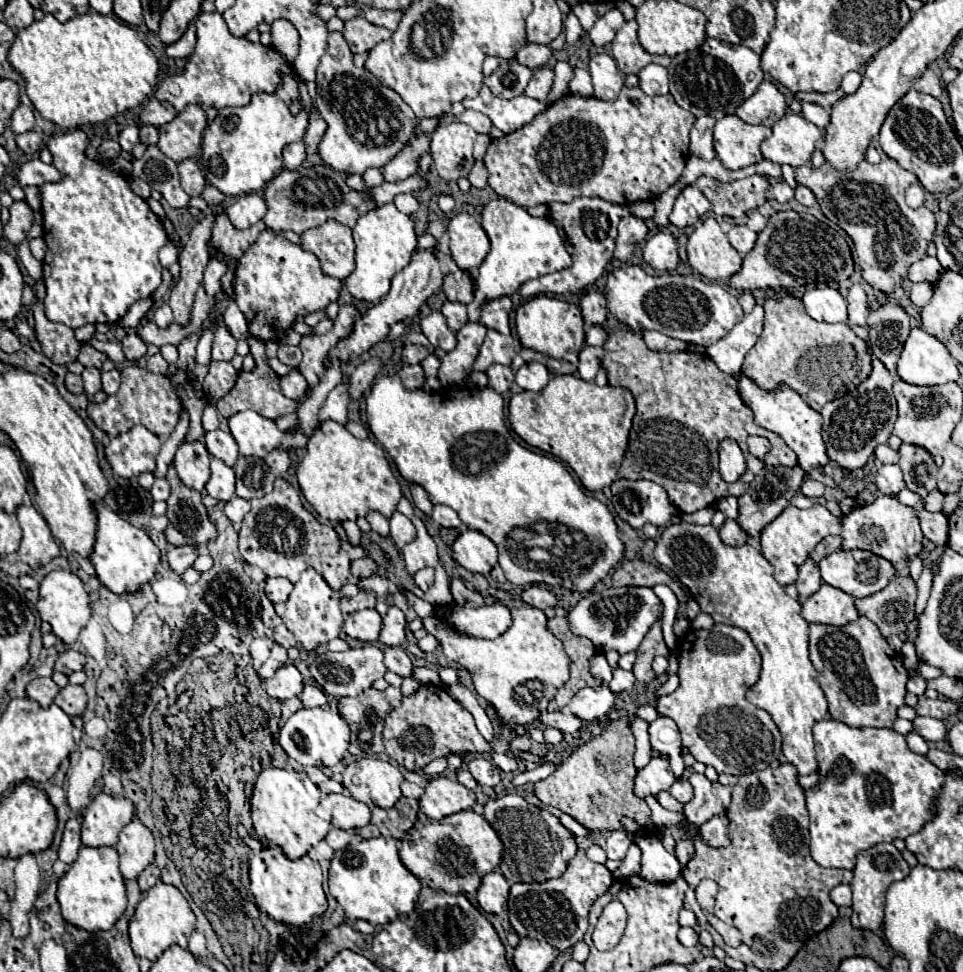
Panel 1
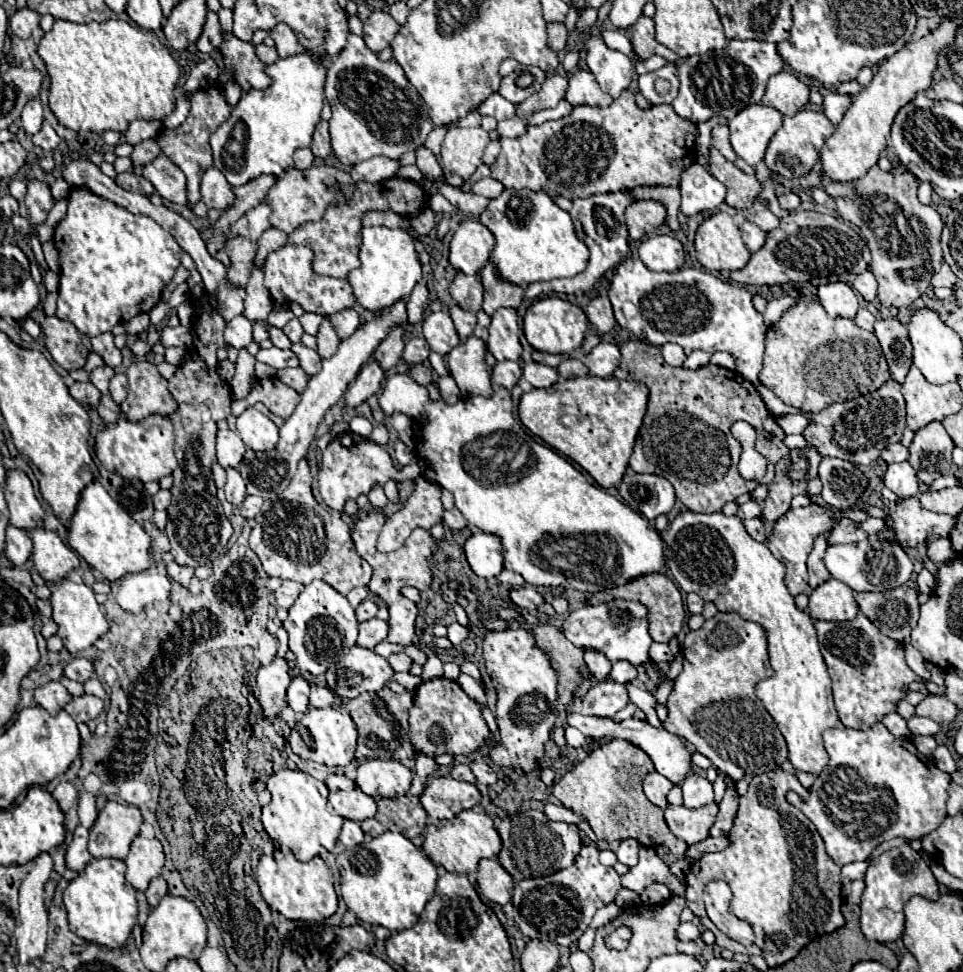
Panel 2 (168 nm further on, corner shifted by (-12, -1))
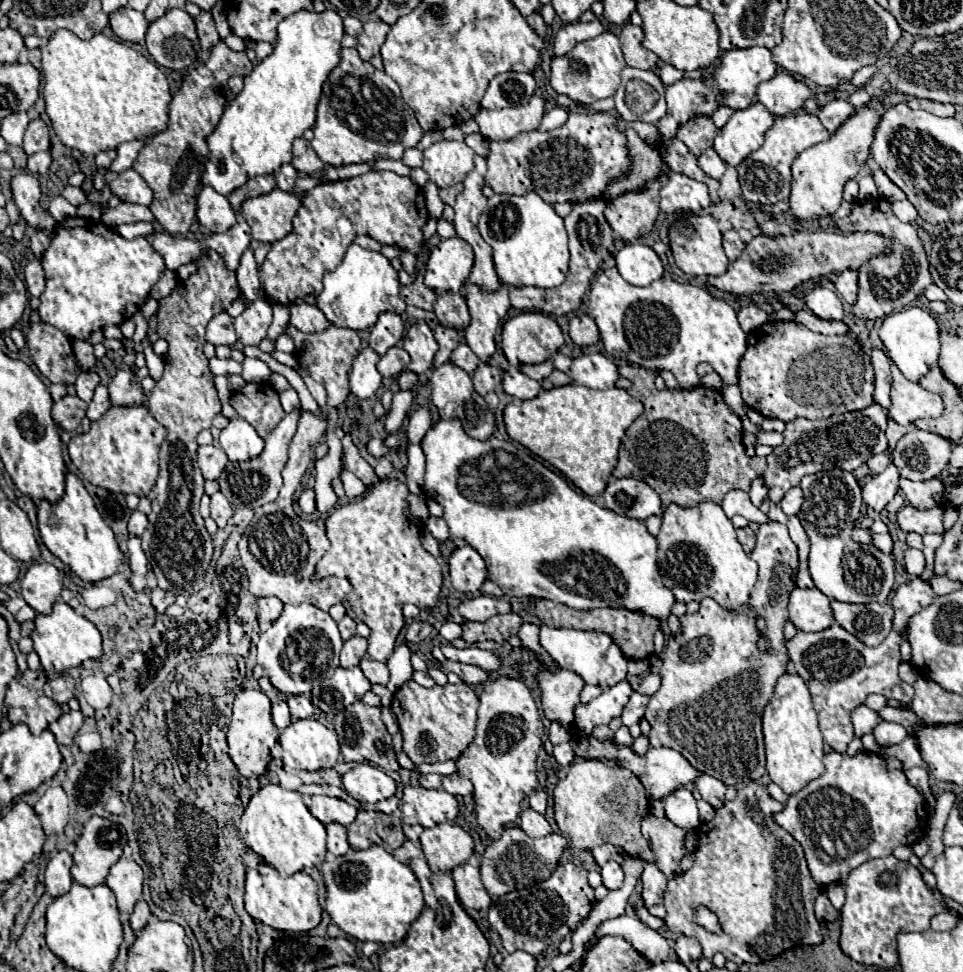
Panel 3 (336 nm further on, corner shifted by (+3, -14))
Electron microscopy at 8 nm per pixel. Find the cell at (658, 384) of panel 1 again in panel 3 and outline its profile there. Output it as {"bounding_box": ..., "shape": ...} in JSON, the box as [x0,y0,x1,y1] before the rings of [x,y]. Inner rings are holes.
{"bounding_box":[612,366,766,508],"shape":[[[620,366],[620,374],[628,380],[632,380],[632,388],[628,390],[634,398],[638,398],[644,404],[644,412],[632,422],[632,426],[626,430],[626,440],[620,444],[618,452],[618,464],[612,470],[612,476],[616,478],[628,478],[634,476],[638,480],[644,480],[648,486],[656,490],[656,494],[662,498],[664,506],[678,504],[684,508],[696,506],[704,500],[712,500],[720,504],[724,500],[724,494],[740,488],[748,492],[750,482],[760,476],[766,468],[766,460],[760,456],[748,458],[744,454],[742,444],[742,422],[736,414],[732,414],[718,390],[710,390],[704,386],[692,388],[692,390],[656,390],[654,378],[656,374],[652,370],[646,370],[642,366]]]}

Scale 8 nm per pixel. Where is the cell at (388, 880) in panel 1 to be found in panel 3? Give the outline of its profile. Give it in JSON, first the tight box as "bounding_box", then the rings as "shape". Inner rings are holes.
{"bounding_box":[320,846,424,944],"shape":[[[380,846],[348,850],[348,854],[338,856],[334,862],[324,862],[320,872],[326,882],[326,912],[334,924],[356,940],[380,944],[402,942],[410,924],[424,908],[414,872]]]}

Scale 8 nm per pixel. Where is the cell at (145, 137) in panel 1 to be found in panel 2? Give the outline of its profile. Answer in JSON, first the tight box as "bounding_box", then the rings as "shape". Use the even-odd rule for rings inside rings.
{"bounding_box":[131,139,161,165],"shape":[[[147,139],[147,141],[139,143],[139,145],[135,145],[135,149],[133,149],[133,153],[131,153],[131,159],[133,159],[135,165],[147,165],[147,163],[151,163],[159,153],[161,153],[161,151],[159,151],[157,141],[155,141],[155,139]]]}

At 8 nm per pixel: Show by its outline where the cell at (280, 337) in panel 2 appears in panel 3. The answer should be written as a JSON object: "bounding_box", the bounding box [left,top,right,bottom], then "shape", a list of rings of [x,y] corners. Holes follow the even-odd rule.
{"bounding_box":[234,300,272,346],"shape":[[[266,300],[252,302],[240,316],[234,318],[238,340],[244,346],[258,346],[266,338],[266,330],[272,324],[272,306]]]}

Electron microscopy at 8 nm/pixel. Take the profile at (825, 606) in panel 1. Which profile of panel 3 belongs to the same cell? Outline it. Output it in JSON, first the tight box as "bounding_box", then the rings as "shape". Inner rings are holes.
{"bounding_box":[790,588,834,632],"shape":[[[794,588],[790,594],[790,622],[804,632],[820,632],[834,624],[830,600],[816,588]]]}

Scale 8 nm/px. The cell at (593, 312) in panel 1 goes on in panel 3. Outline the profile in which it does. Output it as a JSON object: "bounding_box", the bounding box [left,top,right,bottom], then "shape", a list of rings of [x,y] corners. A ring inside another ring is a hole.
{"bounding_box":[568,314,600,346],"shape":[[[588,314],[574,316],[574,318],[570,320],[568,334],[570,334],[572,342],[578,344],[578,346],[590,346],[590,344],[596,344],[596,342],[600,340],[598,326],[596,326],[596,322],[594,322]]]}

